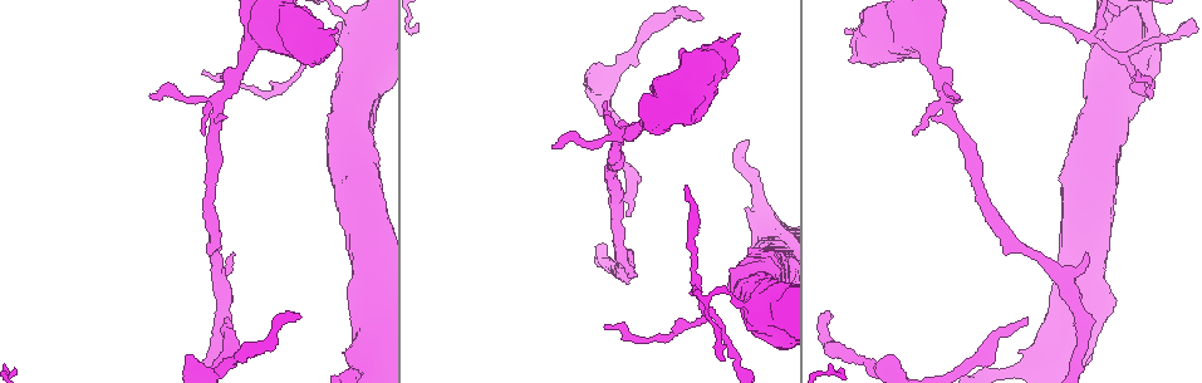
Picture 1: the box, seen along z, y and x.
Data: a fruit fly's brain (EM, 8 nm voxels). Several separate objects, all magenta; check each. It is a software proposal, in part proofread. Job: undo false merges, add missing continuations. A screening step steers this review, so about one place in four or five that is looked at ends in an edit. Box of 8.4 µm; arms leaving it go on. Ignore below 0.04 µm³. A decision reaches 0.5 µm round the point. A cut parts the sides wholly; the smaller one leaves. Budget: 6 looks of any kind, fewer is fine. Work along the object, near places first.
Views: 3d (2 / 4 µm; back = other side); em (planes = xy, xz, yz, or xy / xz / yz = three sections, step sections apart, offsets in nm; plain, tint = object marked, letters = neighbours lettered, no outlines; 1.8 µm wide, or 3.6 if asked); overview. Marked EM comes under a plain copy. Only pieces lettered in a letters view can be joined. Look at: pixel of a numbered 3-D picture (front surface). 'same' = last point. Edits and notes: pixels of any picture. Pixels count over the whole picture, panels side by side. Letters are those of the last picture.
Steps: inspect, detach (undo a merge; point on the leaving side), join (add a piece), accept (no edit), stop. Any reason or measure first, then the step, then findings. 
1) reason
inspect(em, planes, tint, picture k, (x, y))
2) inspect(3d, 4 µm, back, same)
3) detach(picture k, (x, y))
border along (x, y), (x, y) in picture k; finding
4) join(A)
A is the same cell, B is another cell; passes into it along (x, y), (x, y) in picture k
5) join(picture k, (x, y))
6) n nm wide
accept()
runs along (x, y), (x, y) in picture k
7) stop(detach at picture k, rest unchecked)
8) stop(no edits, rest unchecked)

inspect(em, planes, letters, picture 1, (738, 33))

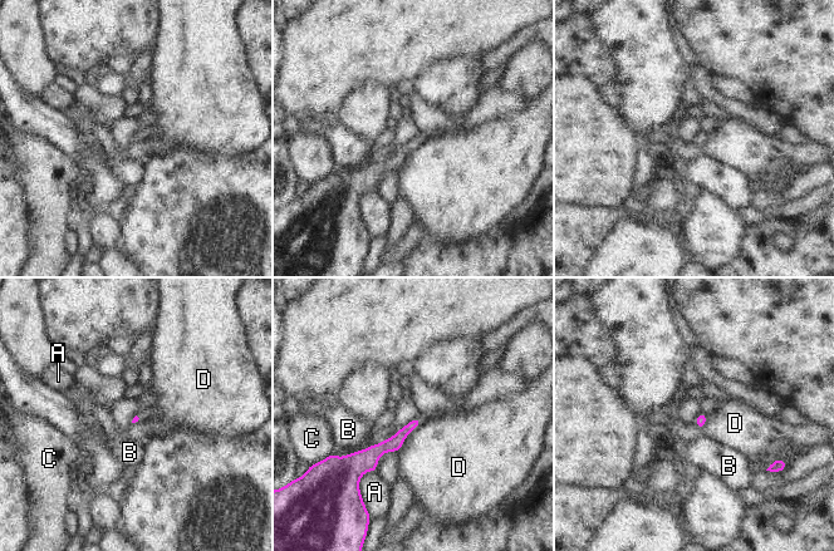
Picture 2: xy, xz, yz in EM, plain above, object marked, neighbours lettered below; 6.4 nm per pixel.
A touches over 150 nm
accept()
A, B, C and D are other cells; runs along (417, 421), (392, 444), (349, 457) in picture 2; no lettered piece goes on from it

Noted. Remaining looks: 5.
end of a long branch
inspect(3d, 4 µm, picture 1, (1026, 317))

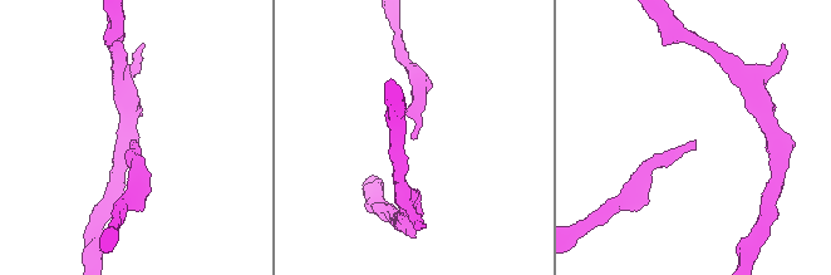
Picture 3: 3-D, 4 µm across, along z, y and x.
now the EM
inspect(em, planes, letters, picture 3, (413, 136))

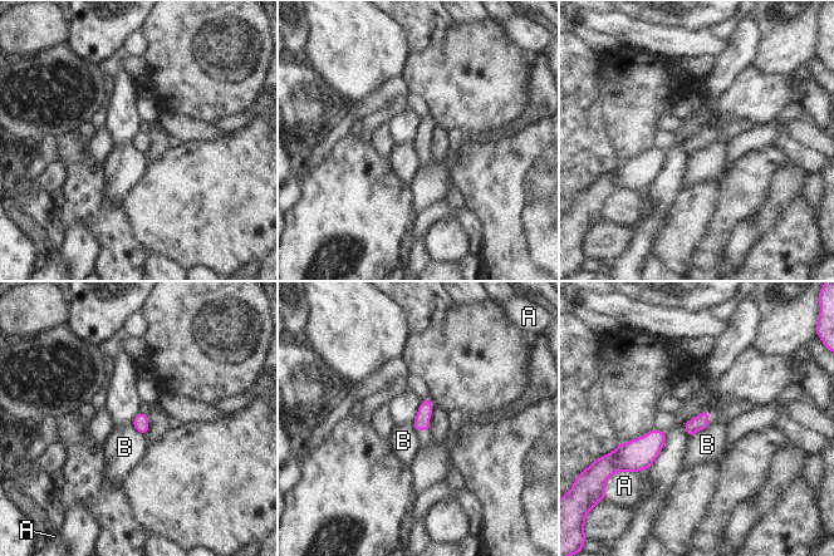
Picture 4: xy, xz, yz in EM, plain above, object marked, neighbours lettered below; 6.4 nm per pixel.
accept()
A and B are other cells; border along (709, 427), (697, 431), (688, 438) in picture 4; no lettered piece goes on from it

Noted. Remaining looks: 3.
free end
inspect(em, xy, step 4, letters, picture 1, (832, 317))

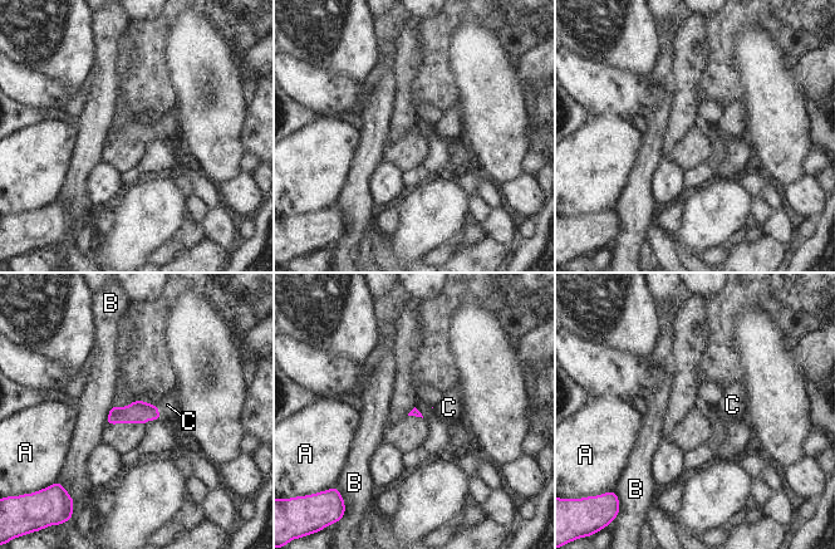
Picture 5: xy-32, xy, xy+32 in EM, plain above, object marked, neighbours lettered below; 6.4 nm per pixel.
cut it another way
inspect(em, planes, letters, same)

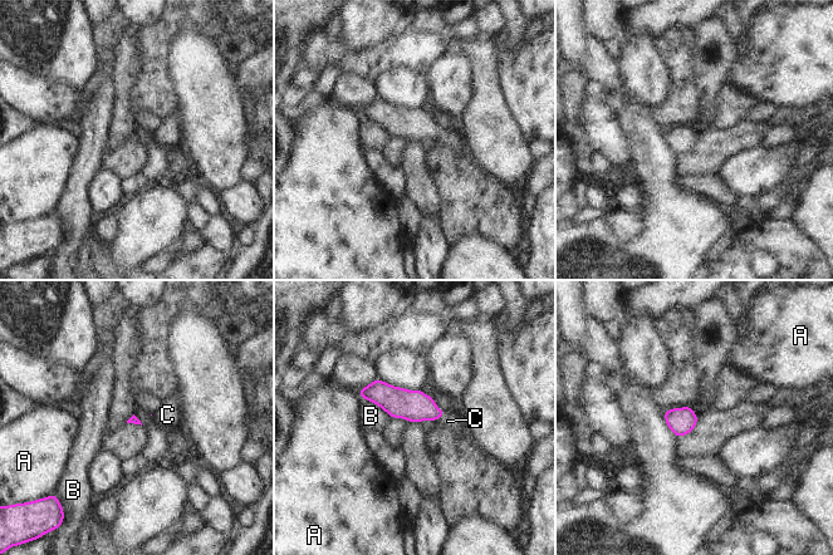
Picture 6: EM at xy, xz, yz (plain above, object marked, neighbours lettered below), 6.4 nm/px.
join(C)
C is the same cell, A and B are other cells; the neuron continues

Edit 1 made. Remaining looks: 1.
stop(join at picture 6, rest unchecked)

